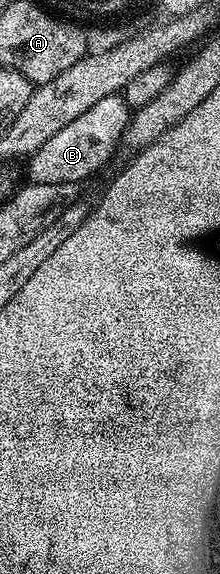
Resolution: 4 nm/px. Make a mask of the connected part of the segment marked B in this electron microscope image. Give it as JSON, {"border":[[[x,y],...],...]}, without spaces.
{"border":[[[121,95],[102,98],[100,102],[96,102],[96,106],[92,106],[92,110],[84,110],[80,118],[64,126],[60,134],[52,134],[52,138],[48,138],[44,146],[37,148],[28,157],[29,179],[36,184],[55,184],[57,181],[78,184],[88,179],[97,170],[98,164],[107,162],[114,147],[117,149],[121,145],[131,115],[132,109]]]}

